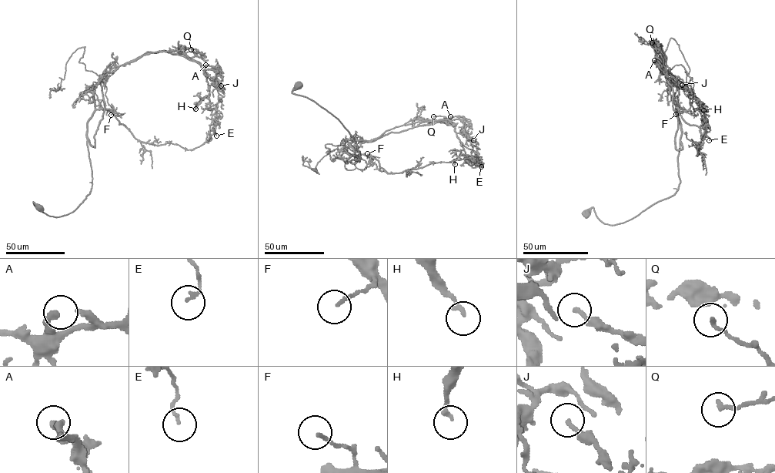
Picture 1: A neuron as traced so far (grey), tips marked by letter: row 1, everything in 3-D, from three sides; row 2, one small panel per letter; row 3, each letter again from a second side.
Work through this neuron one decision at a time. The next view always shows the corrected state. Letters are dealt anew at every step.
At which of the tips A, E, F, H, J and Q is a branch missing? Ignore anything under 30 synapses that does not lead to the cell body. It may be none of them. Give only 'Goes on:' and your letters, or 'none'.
Goes on: none

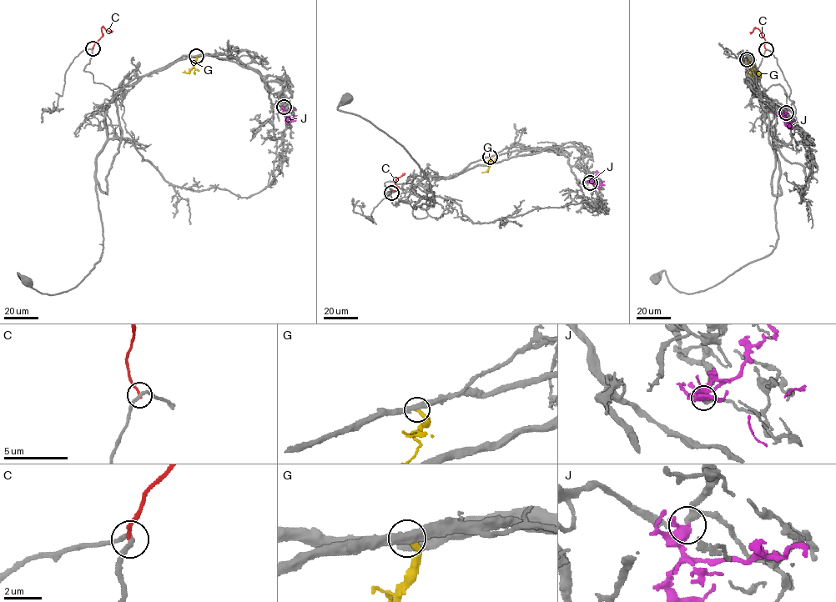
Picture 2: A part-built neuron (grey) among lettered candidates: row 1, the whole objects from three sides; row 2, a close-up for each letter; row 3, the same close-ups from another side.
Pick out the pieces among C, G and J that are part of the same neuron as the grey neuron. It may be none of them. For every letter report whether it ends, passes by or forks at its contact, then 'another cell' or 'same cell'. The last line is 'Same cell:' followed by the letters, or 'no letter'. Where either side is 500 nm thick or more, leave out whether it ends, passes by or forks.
C: it ends; another cell
G: it ends; another cell
J: it passes by; same cell
Same cell: J

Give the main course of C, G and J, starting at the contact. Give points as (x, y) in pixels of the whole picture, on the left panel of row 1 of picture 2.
C: (93, 48), (102, 36), (101, 27), (112, 32)
G: (196, 56), (193, 67), (188, 72), (184, 70)
J: (284, 107), (282, 114), (286, 122), (290, 116)

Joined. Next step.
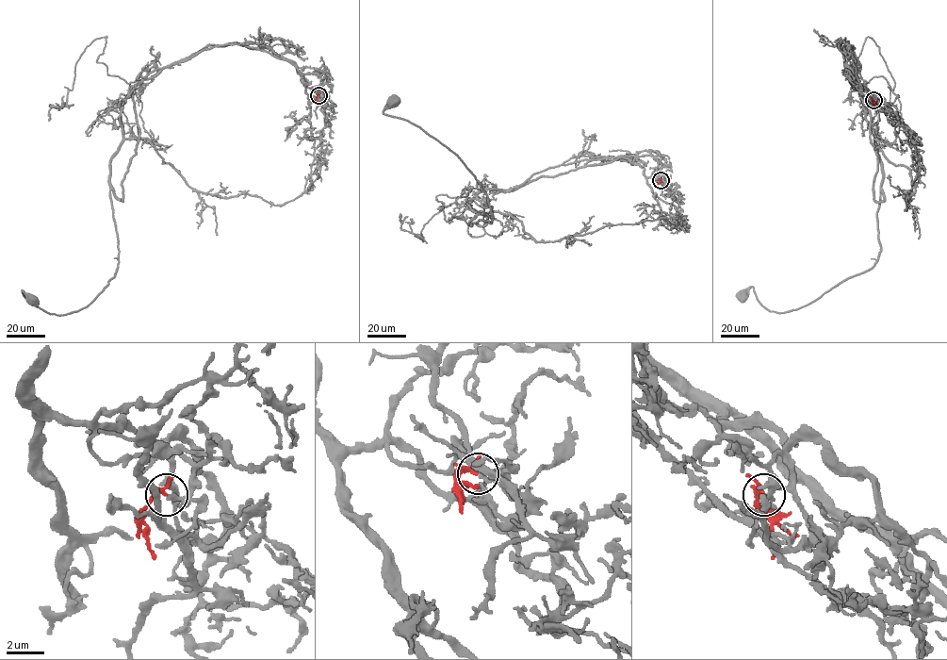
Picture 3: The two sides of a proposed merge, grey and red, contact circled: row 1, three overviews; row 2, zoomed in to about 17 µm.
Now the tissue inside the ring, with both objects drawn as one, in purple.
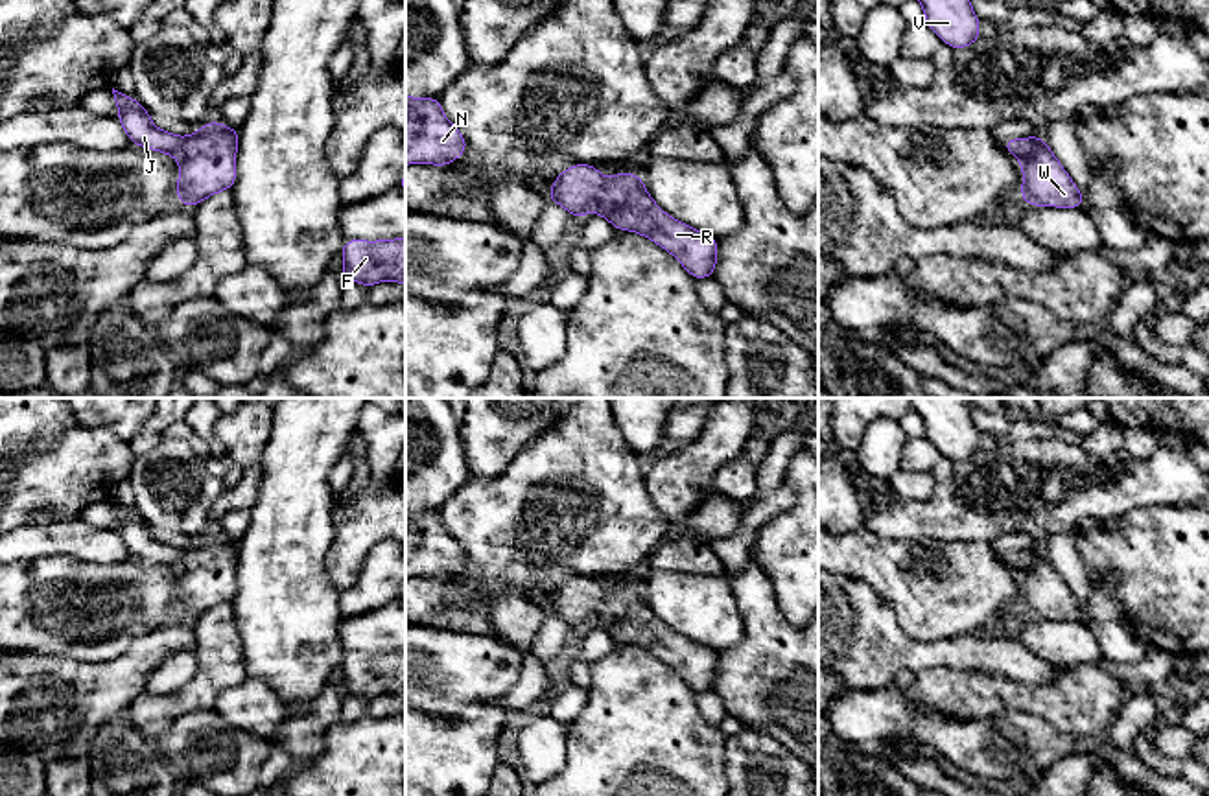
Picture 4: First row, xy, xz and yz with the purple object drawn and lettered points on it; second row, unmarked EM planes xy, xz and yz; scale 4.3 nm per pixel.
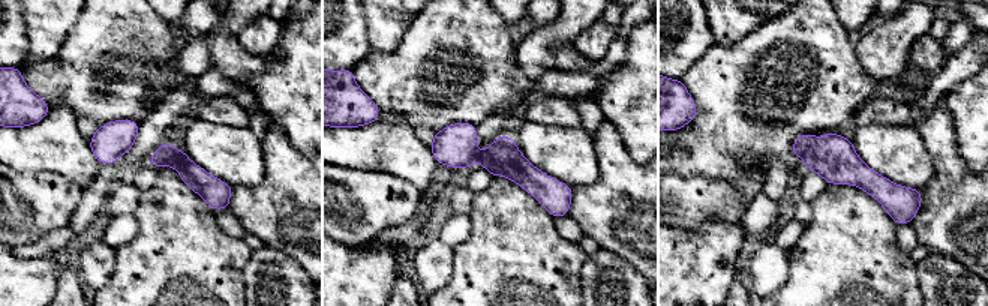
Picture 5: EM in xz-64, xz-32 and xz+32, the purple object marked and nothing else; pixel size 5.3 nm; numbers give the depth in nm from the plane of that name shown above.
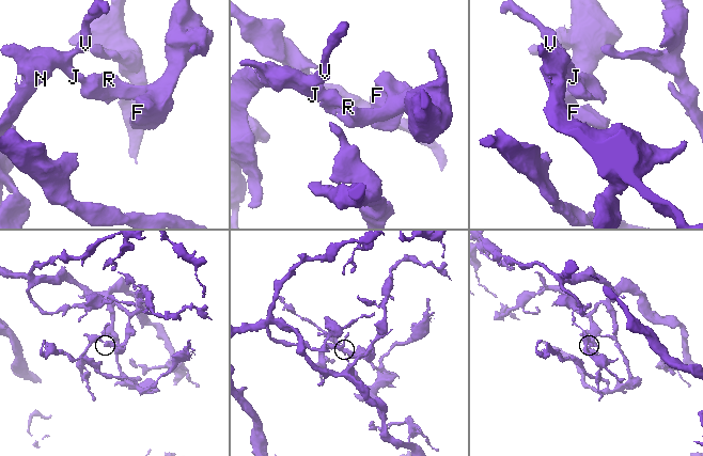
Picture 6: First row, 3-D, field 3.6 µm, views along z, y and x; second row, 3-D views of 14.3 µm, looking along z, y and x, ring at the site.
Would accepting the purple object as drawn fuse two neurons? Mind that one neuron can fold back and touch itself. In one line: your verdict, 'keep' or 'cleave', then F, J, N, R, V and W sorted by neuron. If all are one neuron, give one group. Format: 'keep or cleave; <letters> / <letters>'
keep; F J N R V W

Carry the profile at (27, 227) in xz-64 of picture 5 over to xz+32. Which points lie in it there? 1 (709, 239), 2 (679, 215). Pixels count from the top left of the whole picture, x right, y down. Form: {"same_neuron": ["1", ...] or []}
{"same_neuron": ["2"]}

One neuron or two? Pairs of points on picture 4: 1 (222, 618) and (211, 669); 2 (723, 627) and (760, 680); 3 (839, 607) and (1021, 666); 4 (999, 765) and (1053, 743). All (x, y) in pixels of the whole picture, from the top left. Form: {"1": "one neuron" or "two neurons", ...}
{"1": "one neuron", "2": "two neurons", "3": "one neuron", "4": "one neuron"}

